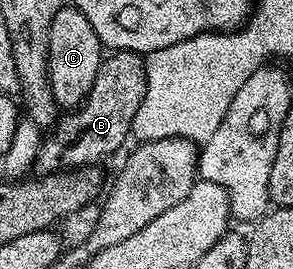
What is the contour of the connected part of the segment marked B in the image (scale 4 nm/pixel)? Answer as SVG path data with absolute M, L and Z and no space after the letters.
M116 50L108 53L104 57L103 63L99 66L97 80L93 80L93 88L83 105L64 113L53 127L53 132L51 133L55 134L48 133L44 137L43 146L39 150L38 173L40 175L54 174L62 171L64 167L78 168L102 163L102 158L109 157L126 138L128 140L129 135L132 133L131 125L134 124L134 117L146 95L147 63L144 55L134 54L131 50Z

